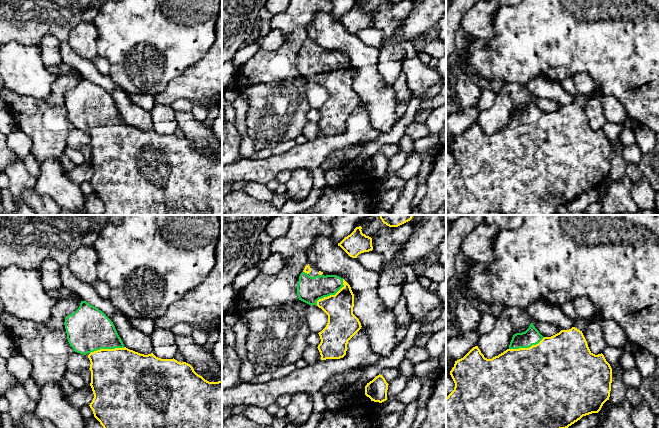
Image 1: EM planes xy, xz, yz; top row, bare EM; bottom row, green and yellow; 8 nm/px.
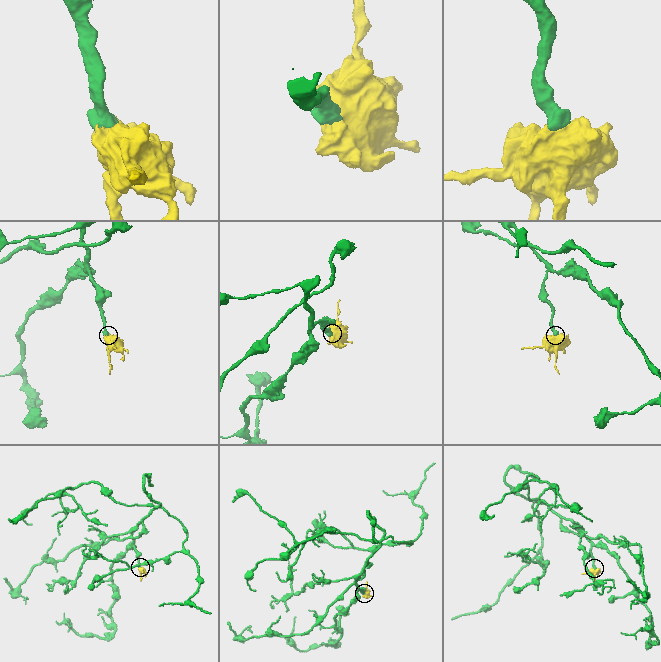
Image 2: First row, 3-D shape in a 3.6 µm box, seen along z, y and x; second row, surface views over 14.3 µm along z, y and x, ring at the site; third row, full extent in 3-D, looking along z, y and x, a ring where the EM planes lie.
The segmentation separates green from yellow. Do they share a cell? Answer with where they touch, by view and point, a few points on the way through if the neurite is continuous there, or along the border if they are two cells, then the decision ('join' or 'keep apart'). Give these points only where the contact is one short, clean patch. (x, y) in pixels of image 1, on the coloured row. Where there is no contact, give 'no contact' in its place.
contact xz (331, 294); join

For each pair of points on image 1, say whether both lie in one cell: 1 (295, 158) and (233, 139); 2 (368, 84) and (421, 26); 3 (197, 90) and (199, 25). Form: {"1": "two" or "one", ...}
{"1": "two", "2": "two", "3": "two"}

